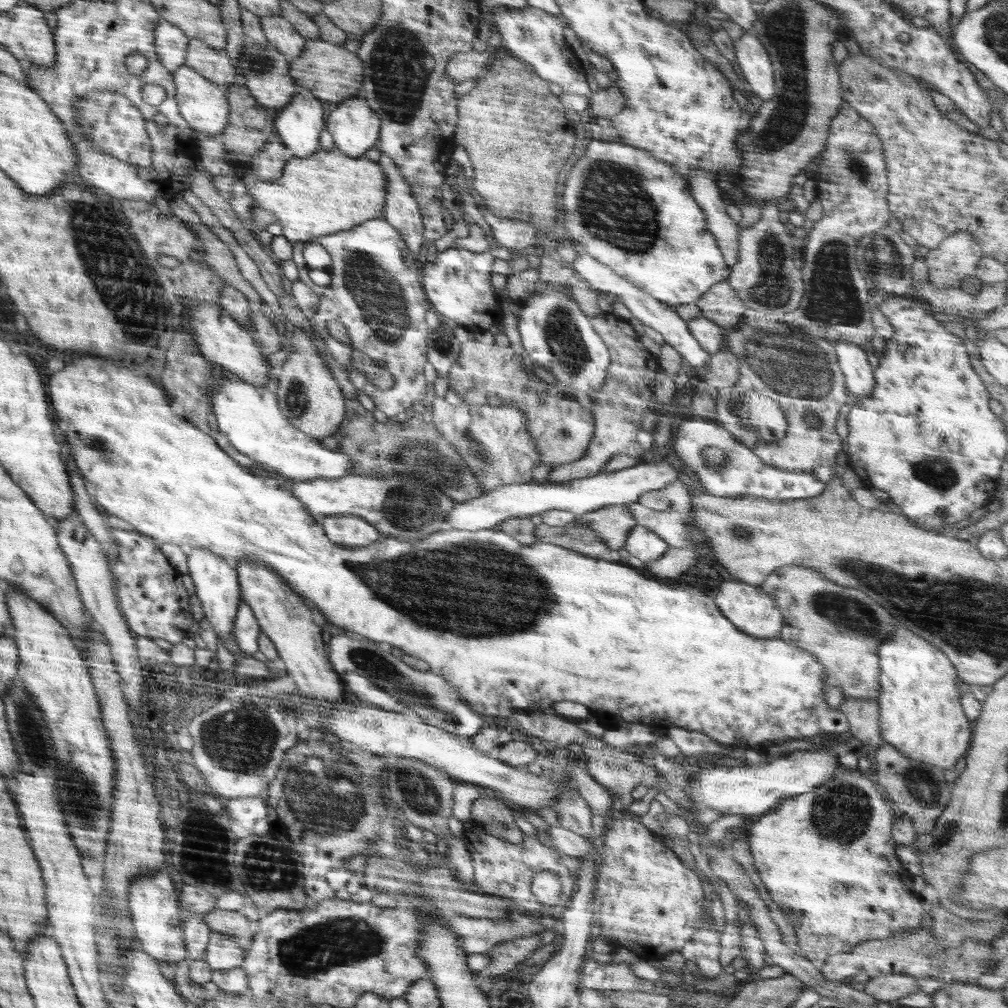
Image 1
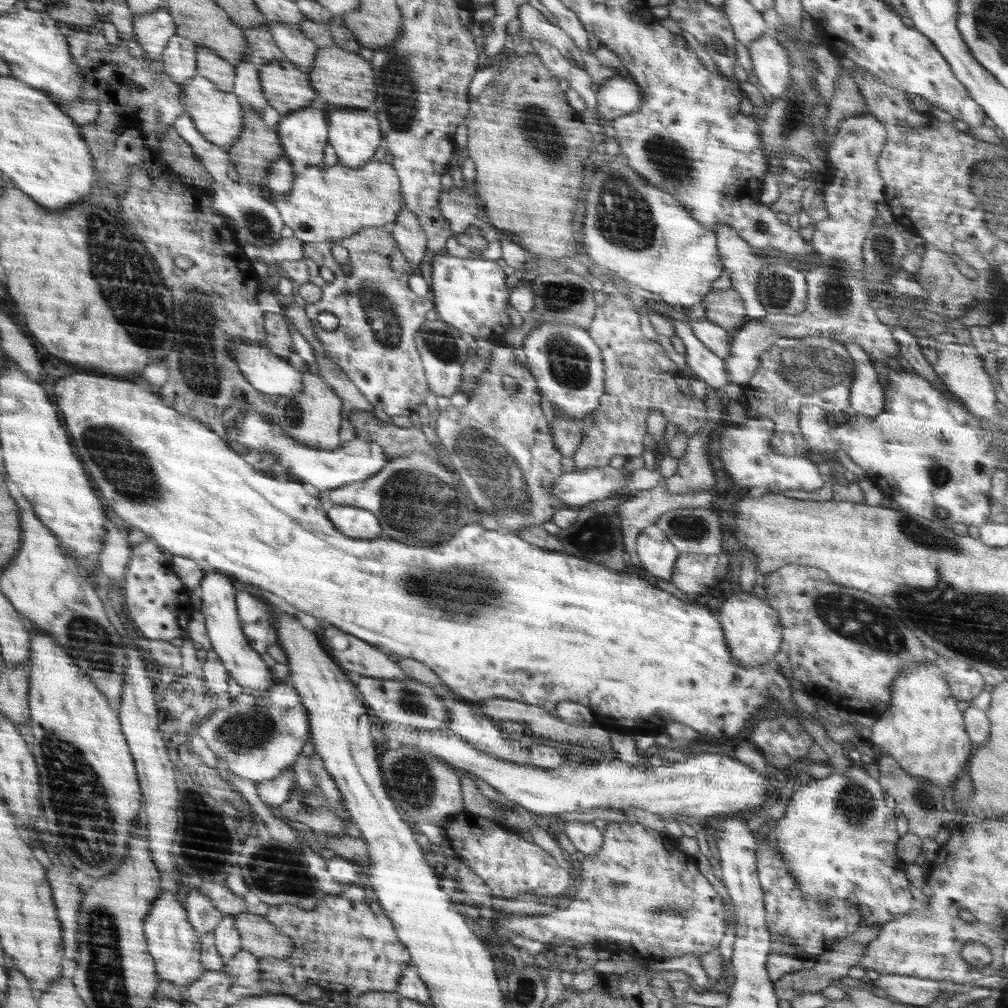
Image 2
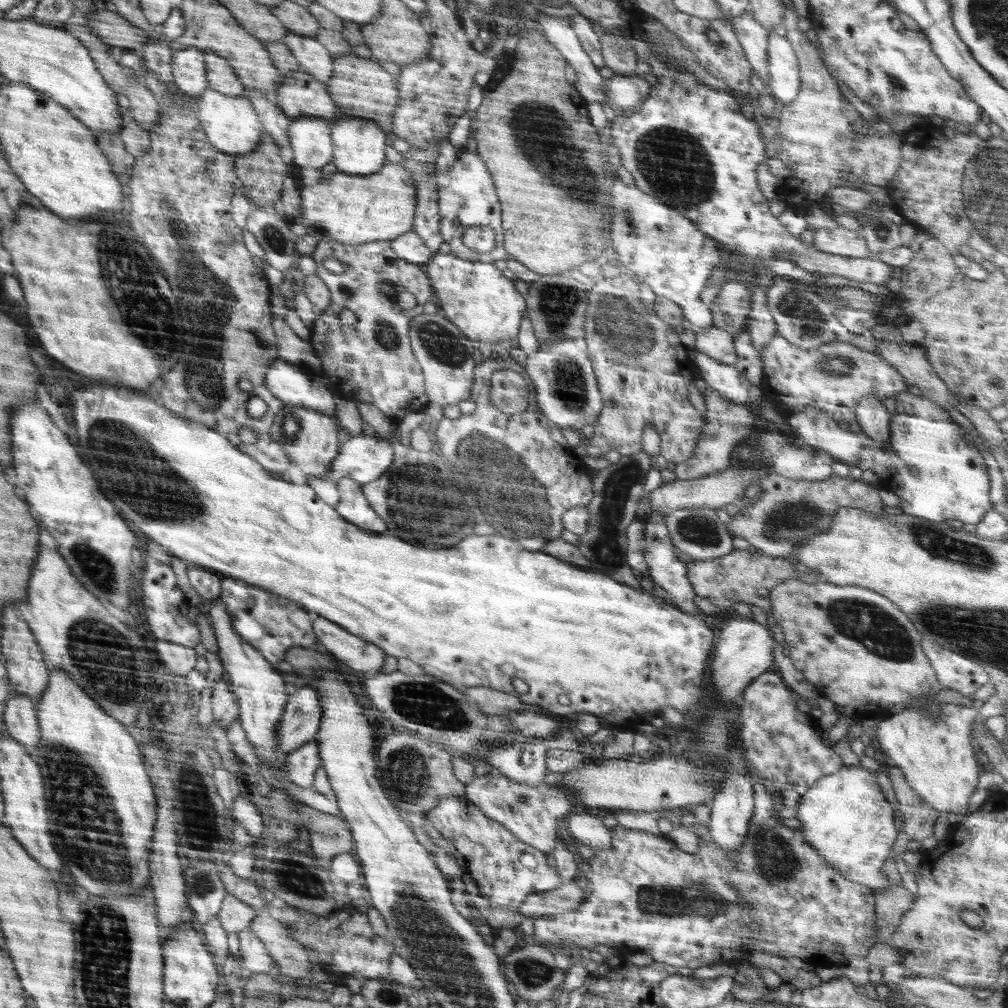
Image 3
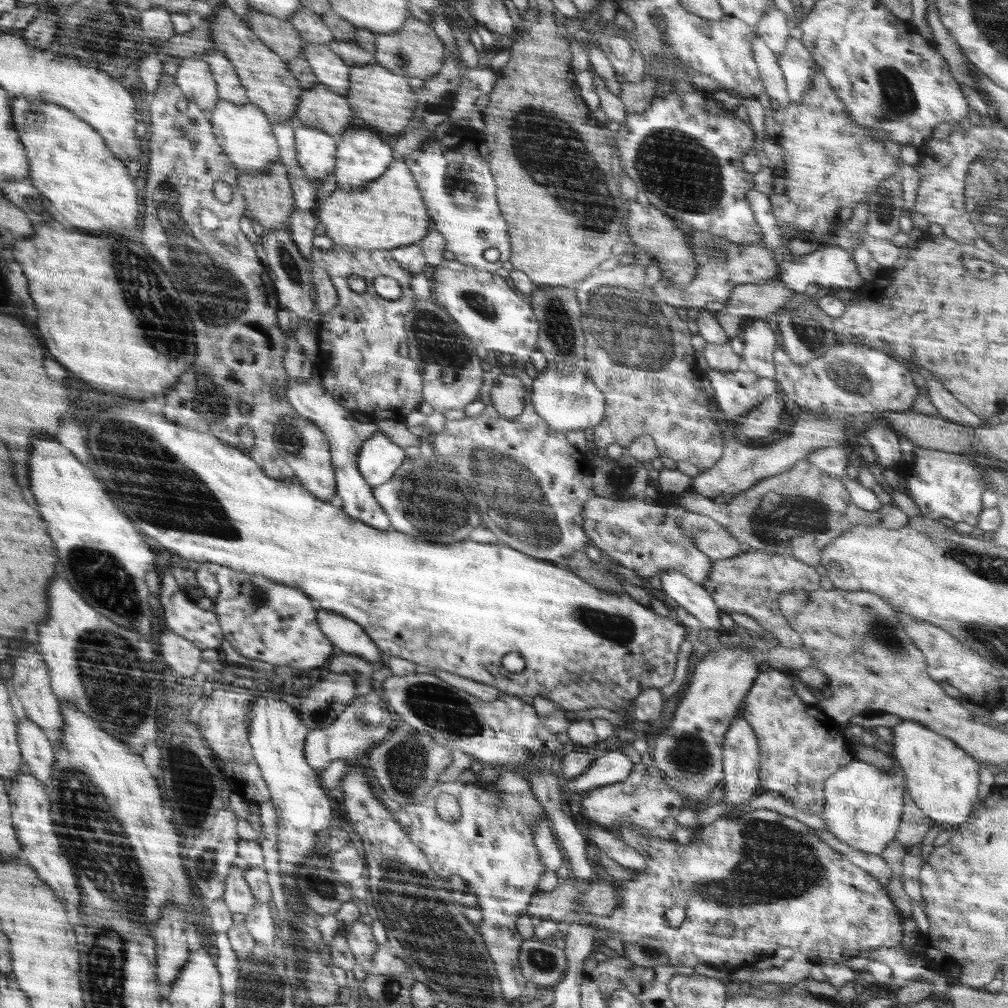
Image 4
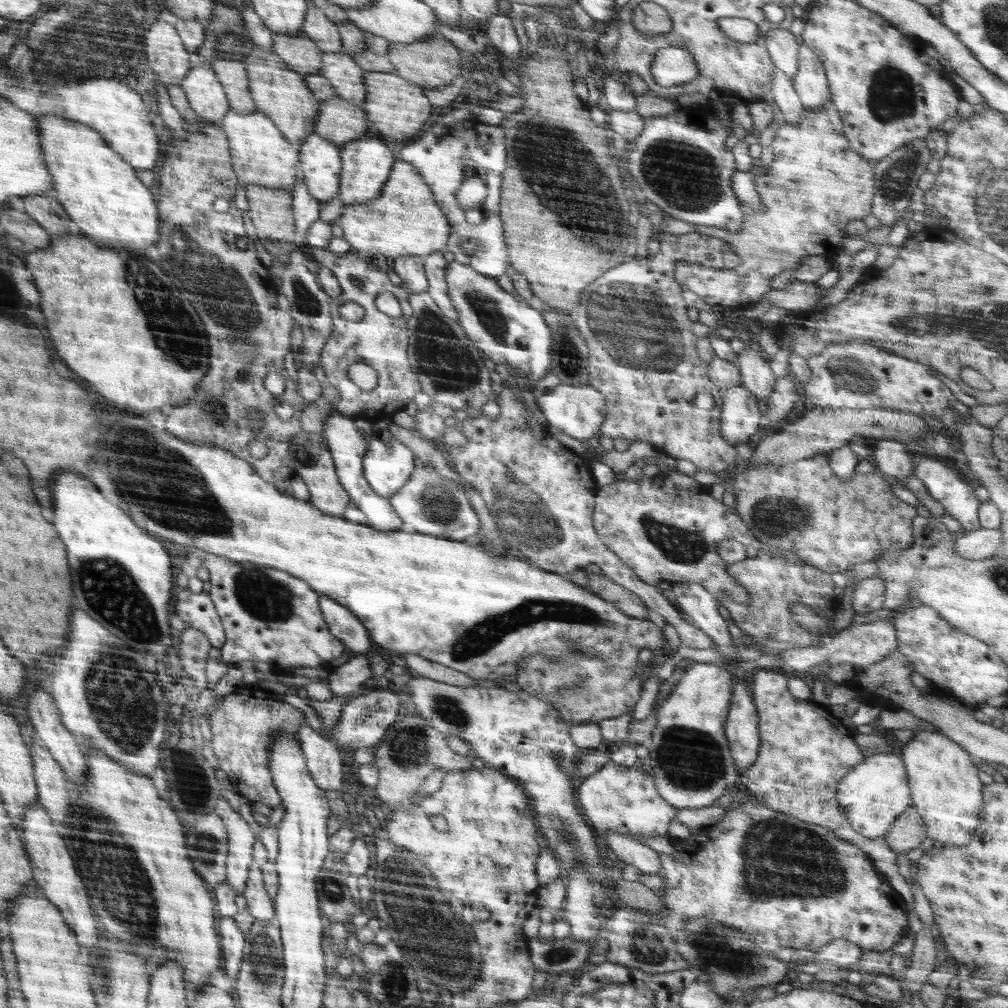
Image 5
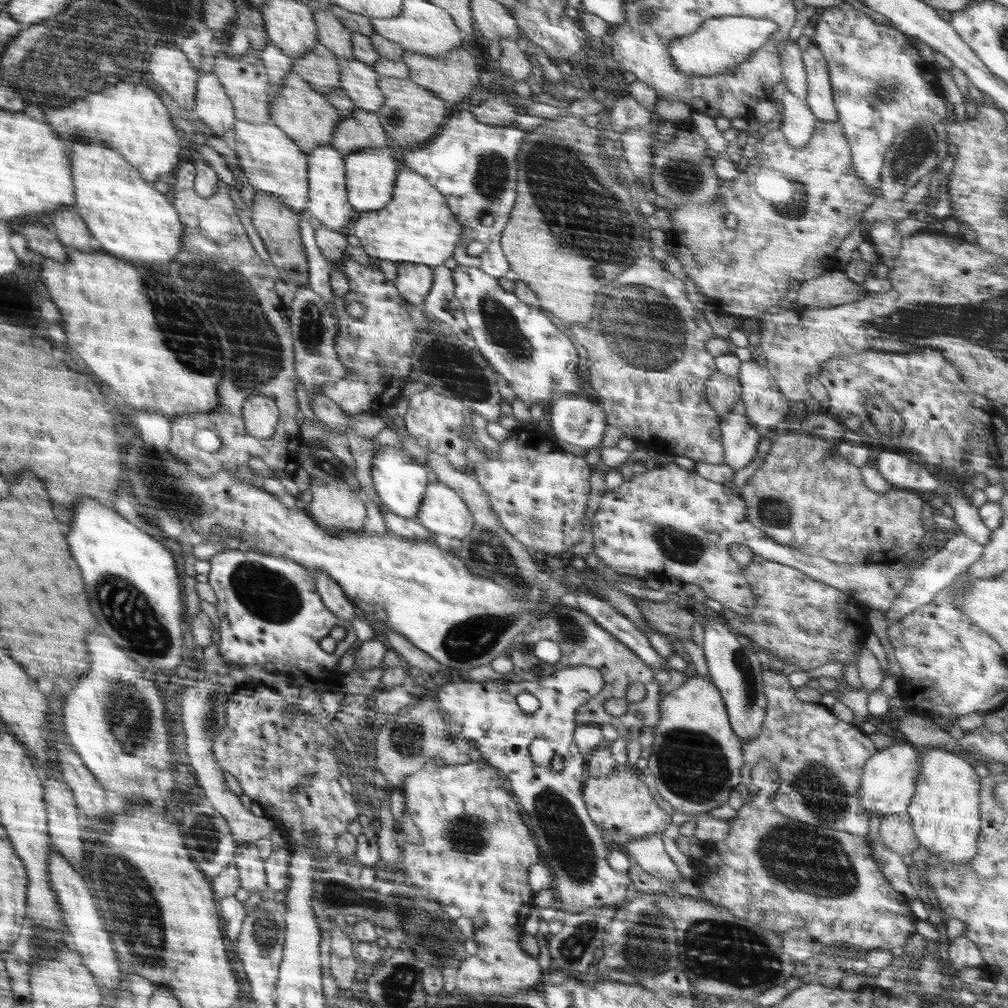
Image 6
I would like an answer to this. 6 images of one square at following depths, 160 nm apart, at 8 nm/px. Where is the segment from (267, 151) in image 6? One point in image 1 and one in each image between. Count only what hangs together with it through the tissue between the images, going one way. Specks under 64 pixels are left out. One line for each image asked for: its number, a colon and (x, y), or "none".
1: (203, 104)
2: (219, 116)
3: (233, 126)
4: (244, 131)
5: (262, 155)

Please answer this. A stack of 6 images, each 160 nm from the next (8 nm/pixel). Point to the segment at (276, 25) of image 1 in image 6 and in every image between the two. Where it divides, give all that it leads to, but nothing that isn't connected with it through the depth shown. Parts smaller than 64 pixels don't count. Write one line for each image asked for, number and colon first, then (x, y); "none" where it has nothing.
2: (298, 48)
3: (314, 59)
4: (330, 70)
5: (346, 77)
6: (359, 81)

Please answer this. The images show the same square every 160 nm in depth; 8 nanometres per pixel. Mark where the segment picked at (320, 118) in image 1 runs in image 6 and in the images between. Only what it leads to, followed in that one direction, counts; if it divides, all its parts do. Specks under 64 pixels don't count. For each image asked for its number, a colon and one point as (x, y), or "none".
2: (303, 132)
3: (310, 137)
4: (316, 151)
5: (320, 162)
6: (327, 195)

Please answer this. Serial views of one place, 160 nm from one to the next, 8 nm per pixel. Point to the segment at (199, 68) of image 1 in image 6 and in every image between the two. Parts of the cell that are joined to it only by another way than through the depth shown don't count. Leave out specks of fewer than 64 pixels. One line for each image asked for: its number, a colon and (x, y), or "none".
2: (210, 65)
3: (221, 76)
4: (229, 86)
5: (233, 75)
6: (244, 78)

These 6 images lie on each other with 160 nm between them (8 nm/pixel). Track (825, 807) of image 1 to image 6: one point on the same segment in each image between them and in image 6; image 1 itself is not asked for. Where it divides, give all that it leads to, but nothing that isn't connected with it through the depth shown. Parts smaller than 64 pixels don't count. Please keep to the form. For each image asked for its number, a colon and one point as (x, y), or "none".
2: (838, 838)
3: (844, 816)
4: (863, 806)
5: (876, 791)
6: (888, 780)

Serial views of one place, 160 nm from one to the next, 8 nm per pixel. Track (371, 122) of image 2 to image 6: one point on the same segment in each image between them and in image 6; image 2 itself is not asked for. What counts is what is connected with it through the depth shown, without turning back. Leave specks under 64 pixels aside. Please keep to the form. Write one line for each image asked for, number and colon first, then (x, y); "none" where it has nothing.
3: (359, 143)
4: (361, 156)
5: (366, 162)
6: (370, 174)

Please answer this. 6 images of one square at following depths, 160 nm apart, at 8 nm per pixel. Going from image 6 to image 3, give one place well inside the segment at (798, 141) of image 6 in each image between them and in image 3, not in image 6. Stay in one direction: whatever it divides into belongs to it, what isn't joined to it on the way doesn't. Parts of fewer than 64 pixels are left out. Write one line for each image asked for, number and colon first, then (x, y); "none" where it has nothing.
3: (752, 36)
4: (766, 61)
5: (783, 94)

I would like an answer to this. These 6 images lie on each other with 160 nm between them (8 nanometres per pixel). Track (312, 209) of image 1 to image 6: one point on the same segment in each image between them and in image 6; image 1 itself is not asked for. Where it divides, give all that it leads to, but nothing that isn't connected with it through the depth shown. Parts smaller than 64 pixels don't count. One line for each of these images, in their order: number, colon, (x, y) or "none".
2: (325, 203)
3: (350, 209)
4: (389, 212)
5: (404, 220)
6: (417, 226)

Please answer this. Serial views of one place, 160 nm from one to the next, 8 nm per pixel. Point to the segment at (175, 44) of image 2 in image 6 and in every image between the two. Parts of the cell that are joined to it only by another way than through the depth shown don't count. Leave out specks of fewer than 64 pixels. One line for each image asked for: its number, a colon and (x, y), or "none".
3: (189, 71)
4: (195, 78)
5: (206, 95)
6: (213, 105)

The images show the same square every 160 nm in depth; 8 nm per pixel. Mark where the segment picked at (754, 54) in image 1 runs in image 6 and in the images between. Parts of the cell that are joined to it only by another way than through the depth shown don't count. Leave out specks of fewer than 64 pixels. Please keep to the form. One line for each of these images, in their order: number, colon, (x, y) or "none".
2: (771, 66)
3: (783, 66)
4: (796, 63)
5: (810, 82)
6: (819, 98)

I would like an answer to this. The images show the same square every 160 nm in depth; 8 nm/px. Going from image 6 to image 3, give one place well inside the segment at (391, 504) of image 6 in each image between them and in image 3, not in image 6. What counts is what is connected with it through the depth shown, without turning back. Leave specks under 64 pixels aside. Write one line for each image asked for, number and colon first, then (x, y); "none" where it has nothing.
3: (364, 458)
4: (378, 459)
5: (387, 465)

